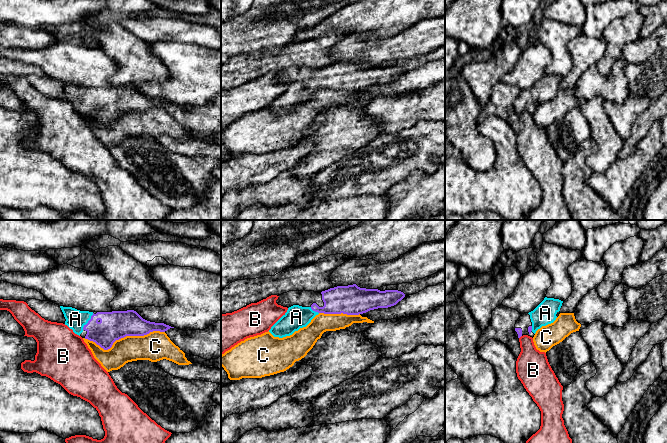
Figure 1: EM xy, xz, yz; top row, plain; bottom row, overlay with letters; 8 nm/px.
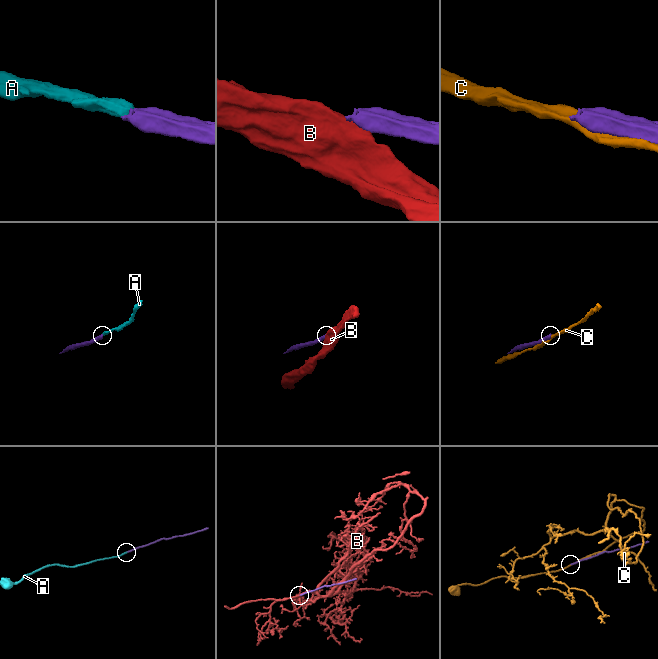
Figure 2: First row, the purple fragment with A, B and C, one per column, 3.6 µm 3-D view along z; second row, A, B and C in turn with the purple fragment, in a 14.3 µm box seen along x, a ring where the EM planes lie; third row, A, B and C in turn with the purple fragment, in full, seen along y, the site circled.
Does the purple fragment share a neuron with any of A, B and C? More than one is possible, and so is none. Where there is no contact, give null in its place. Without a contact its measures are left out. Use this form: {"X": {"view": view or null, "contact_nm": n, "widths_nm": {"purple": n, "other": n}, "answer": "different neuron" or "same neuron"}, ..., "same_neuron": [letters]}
{"A": {"view": "xy", "contact_nm": 160, "widths_nm": {"purple": 220, "other": 160}, "answer": "same neuron"}, "B": {"view": "yz", "contact_nm": 40, "widths_nm": {"purple": 50, "other": 260}, "answer": "different neuron"}, "C": {"view": "xy", "contact_nm": 650, "widths_nm": {"purple": 220, "other": 220}, "answer": "different neuron"}, "same_neuron": ["A"]}

